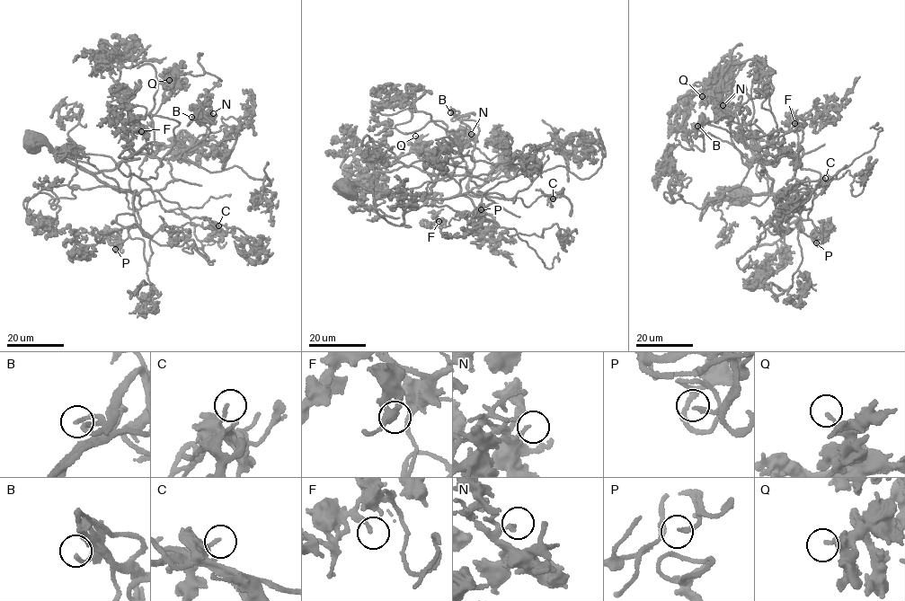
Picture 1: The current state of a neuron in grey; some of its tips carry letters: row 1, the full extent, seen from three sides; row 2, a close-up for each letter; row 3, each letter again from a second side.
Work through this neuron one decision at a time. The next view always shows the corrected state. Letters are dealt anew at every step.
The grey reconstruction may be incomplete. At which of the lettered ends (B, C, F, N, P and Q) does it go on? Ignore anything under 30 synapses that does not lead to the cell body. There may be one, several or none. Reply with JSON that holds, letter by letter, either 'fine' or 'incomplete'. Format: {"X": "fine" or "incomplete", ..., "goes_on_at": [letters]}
{"B": "fine", "C": "fine", "F": "fine", "N": "fine", "P": "fine", "Q": "fine", "goes_on_at": []}

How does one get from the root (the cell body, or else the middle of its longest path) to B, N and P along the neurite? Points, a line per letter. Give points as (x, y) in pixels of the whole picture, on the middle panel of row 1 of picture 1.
B: (346, 190), (357, 186), (428, 194), (437, 181), (465, 175), (474, 167), (479, 128), (450, 112)
N: (346, 190), (357, 186), (429, 194), (437, 181), (472, 170), (479, 128), (462, 119), (471, 134)
P: (346, 190), (357, 186), (445, 199), (465, 192), (478, 197), (484, 193), (478, 190), (482, 195), (481, 209)

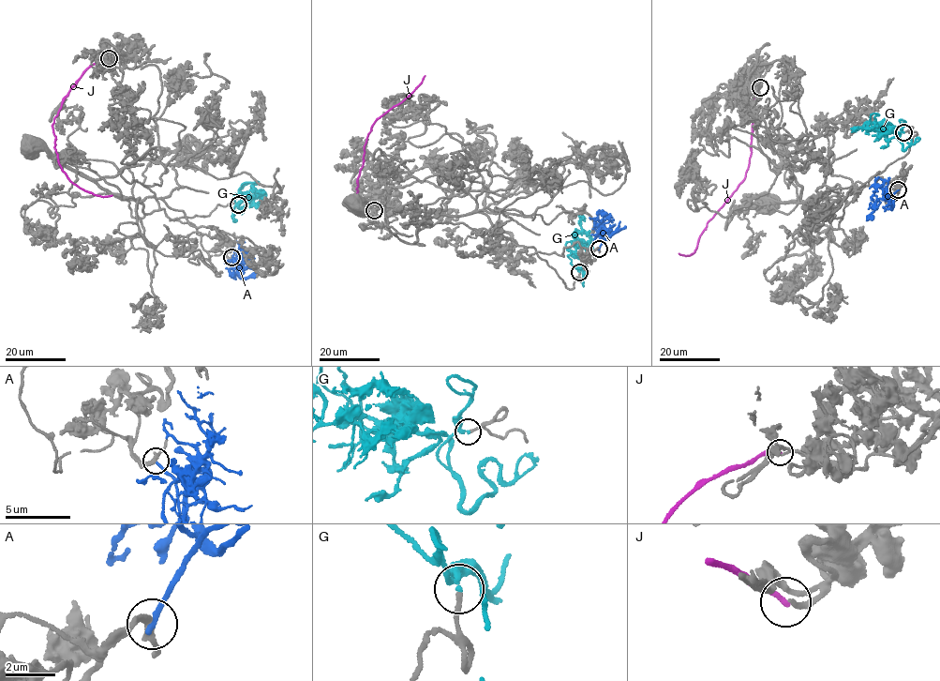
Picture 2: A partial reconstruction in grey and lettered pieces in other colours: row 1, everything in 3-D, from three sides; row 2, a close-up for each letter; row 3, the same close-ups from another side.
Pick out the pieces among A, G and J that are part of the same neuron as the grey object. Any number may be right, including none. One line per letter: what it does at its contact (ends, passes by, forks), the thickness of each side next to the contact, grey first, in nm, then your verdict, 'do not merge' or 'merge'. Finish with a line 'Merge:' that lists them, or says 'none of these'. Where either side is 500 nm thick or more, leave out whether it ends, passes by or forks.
A: it ends; calibres 240 and 240 nm; do not merge
G: it passes by; calibres 190 and 200 nm; merge
J: it ends; calibres 180 and 220 nm; do not merge
Merge: G

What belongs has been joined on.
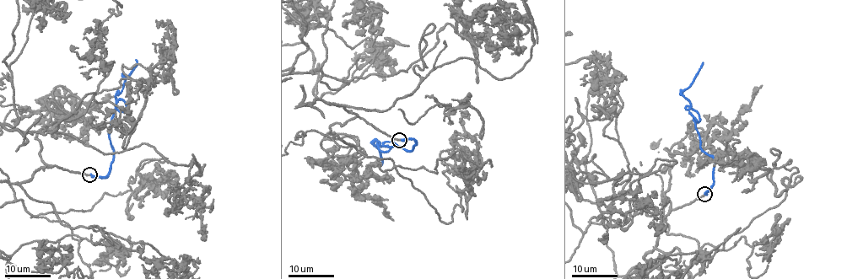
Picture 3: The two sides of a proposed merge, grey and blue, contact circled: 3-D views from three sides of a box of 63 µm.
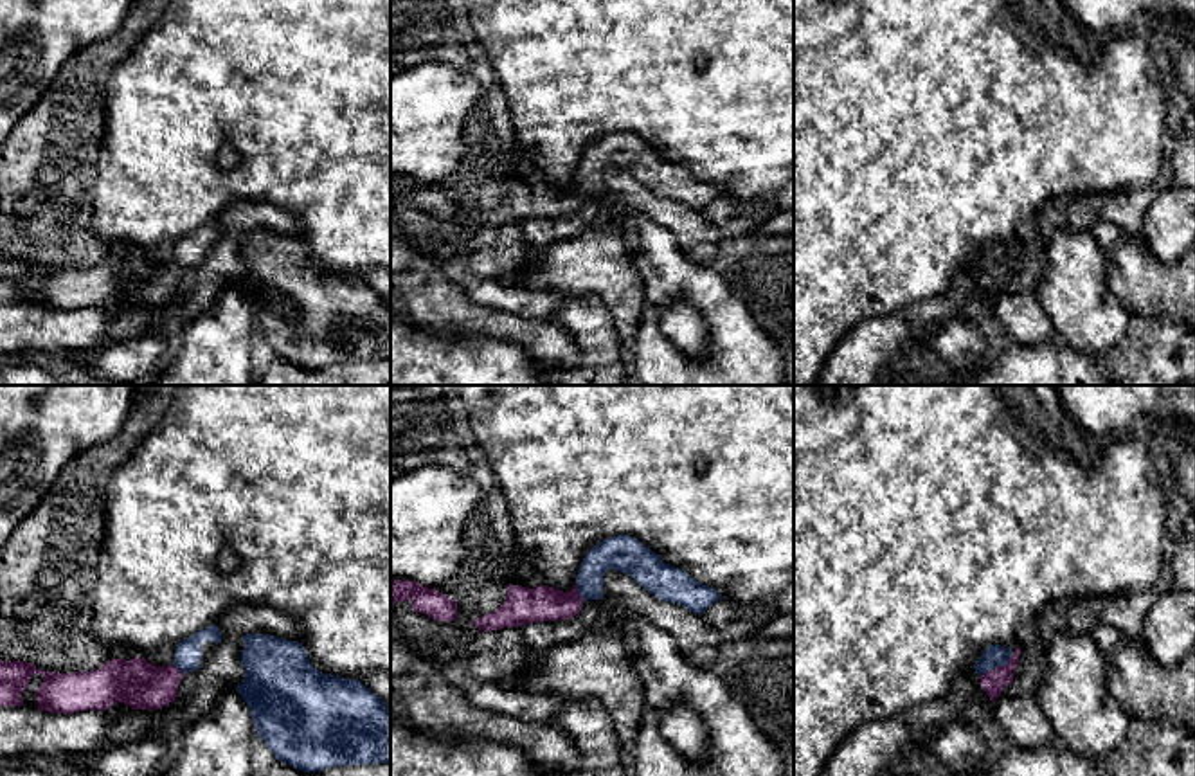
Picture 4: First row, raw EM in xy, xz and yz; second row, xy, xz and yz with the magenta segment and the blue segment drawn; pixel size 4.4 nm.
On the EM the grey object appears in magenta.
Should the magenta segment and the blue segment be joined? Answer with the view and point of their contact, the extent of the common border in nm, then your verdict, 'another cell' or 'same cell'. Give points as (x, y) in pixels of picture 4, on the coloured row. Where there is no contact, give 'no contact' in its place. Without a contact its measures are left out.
contact yz (996, 668); length 170 nm; same cell

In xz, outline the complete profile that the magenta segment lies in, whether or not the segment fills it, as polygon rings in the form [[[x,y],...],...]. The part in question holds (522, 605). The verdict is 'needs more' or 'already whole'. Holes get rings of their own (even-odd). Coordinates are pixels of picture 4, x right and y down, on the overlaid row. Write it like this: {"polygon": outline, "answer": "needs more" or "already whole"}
{"polygon": [[[630,535],[610,537],[596,544],[583,558],[572,591],[549,585],[536,589],[511,585],[504,603],[473,621],[482,632],[526,623],[569,619],[587,600],[603,600],[603,574],[608,571],[630,574],[642,589],[662,601],[684,605],[702,616],[722,594],[698,583],[686,571],[668,565],[659,555]]], "answer": "needs more"}

